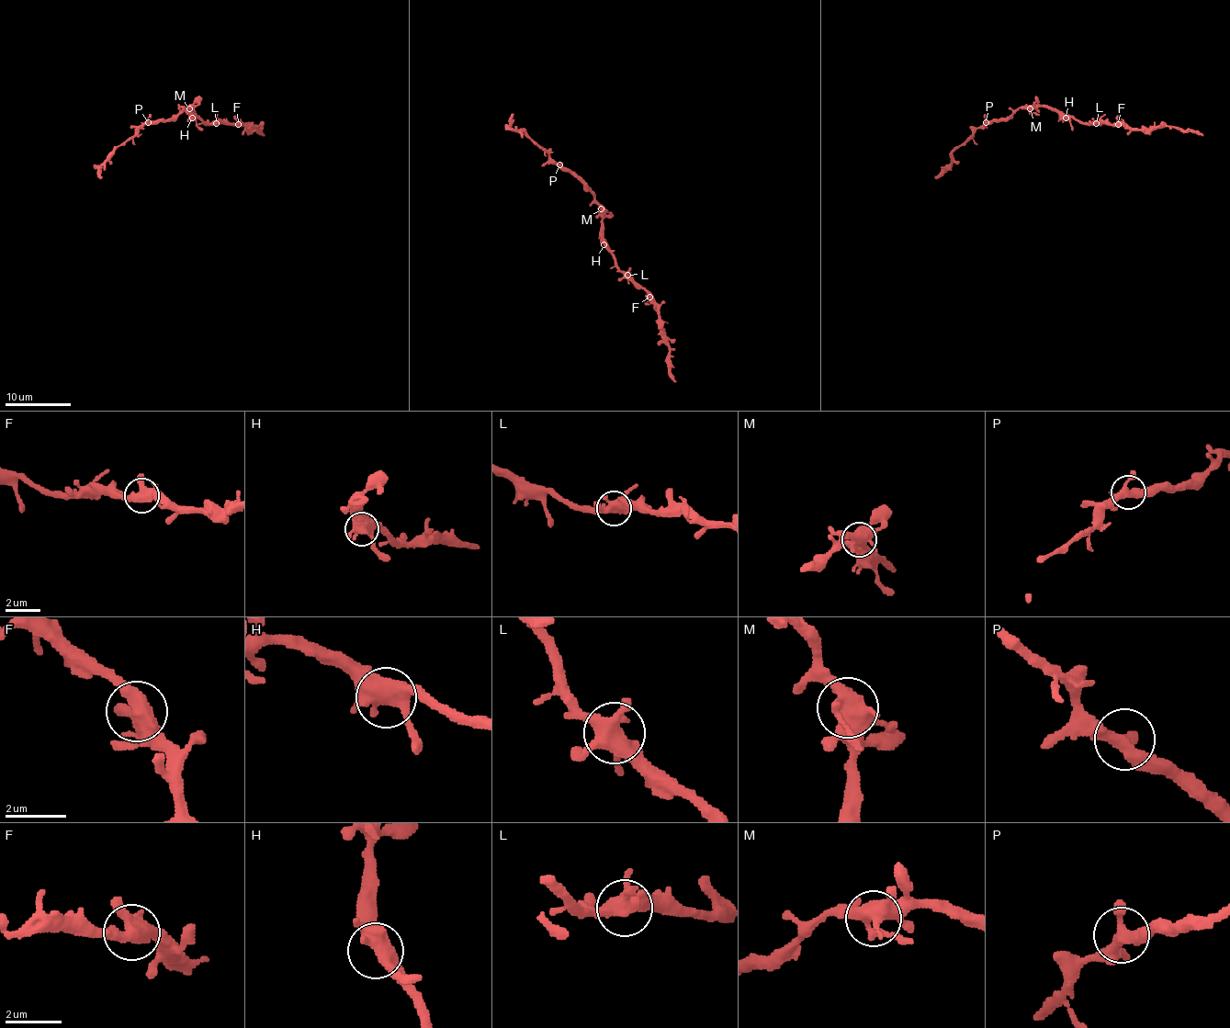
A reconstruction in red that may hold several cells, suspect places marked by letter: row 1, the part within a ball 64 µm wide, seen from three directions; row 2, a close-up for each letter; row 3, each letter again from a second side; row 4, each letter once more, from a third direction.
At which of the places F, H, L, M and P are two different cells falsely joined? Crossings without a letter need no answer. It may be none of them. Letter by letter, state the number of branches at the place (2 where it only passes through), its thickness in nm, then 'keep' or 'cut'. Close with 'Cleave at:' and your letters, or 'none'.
F: 5 branches meet; 460 nm thick; keep
H: 4 branches meet; 500 nm thick; keep
L: 5 branches meet; 480 nm thick; keep
M: 5 branches meet; 500 nm thick; keep
P: 3 branches meet; 360 nm thick; keep
Cleave at: none

